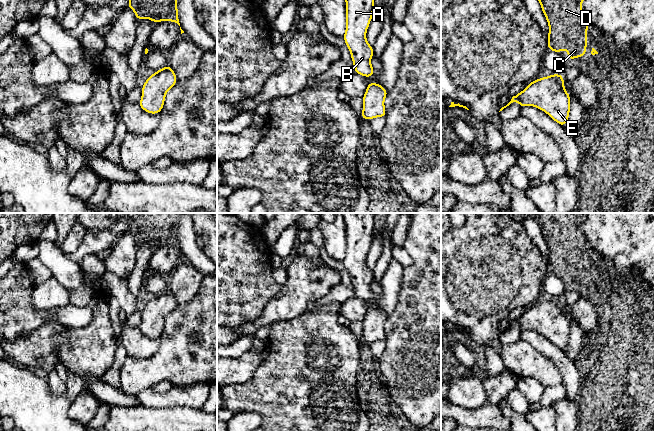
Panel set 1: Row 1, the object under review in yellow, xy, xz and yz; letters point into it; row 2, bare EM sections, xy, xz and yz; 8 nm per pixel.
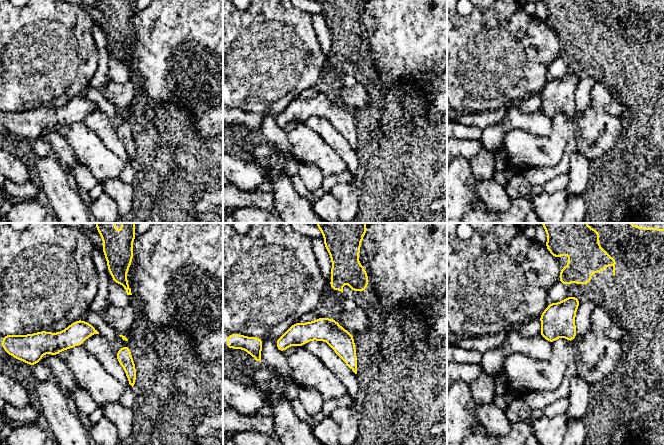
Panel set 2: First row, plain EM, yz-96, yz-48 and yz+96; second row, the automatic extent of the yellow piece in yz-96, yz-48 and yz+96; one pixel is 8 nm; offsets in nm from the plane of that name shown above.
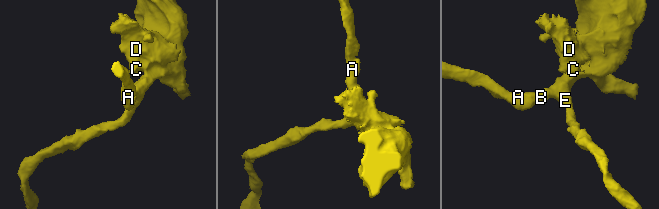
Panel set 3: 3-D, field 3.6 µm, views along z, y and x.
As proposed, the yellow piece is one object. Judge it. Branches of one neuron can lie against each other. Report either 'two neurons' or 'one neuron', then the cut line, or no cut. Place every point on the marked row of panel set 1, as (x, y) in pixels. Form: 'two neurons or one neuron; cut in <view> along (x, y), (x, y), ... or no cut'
one neuron; no cut

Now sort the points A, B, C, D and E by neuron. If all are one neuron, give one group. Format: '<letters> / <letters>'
A B C D E

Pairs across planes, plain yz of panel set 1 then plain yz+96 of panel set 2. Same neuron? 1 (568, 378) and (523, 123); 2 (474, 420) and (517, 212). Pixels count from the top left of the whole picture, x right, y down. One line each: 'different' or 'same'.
1: same
2: same

